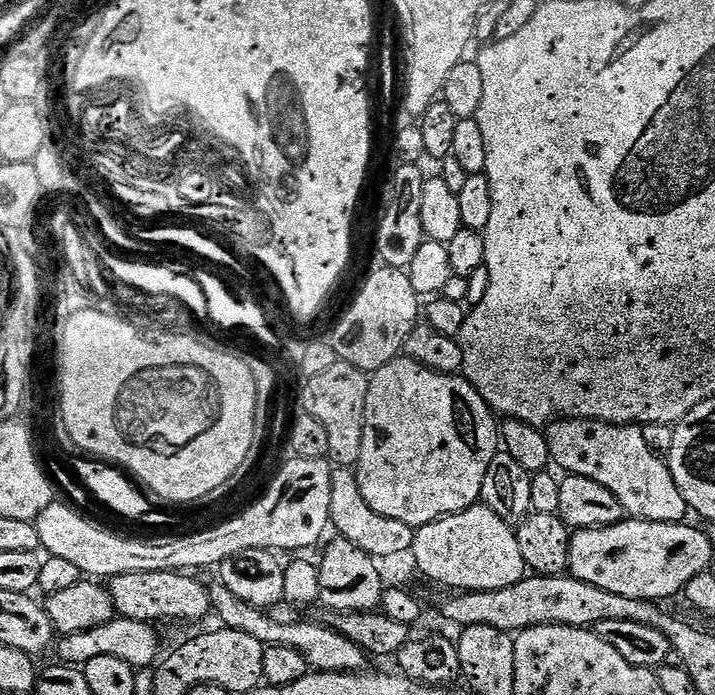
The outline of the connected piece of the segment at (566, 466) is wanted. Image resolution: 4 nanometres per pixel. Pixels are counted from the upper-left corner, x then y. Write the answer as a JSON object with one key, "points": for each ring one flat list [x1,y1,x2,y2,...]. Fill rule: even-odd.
{"points":[[557,418,547,425,548,449,552,455,551,463,561,468,561,473,570,476,590,478,598,486,606,486,618,502,622,502,625,513,634,520,650,522,670,522,679,524,689,515,690,509,678,482,670,474,665,457,646,446,644,428,635,424,607,424,601,420,578,420,575,418]]}

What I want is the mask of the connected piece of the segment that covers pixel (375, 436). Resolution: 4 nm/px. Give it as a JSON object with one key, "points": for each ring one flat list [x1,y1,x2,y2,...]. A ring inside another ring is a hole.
{"points":[[407,358,391,360,377,372,371,373,366,394,366,410,364,411,362,450,354,465,356,481,362,490,362,498,366,498,366,502,370,502,370,510,378,510,378,514,386,514,386,518,395,518,398,522,406,522,406,526,415,530,430,522,440,520,444,516,458,514,462,510,473,508,476,504,481,503,480,495,482,494,482,482,486,482,486,469,490,466,490,458,496,456,500,447,500,429,497,417,487,402,478,394,478,390,469,380,464,379,463,375,447,376]]}

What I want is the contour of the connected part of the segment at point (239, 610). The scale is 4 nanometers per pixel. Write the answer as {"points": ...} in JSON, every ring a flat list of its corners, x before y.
{"points":[[219,578,213,579,213,584,209,583,207,590,212,602,212,612,220,615,219,623,223,627,242,630,242,634,250,634,250,638,258,638,258,642,266,646,290,646,306,658,309,669,317,672,358,672,365,667,366,654,363,650,341,632,329,628,327,623,311,624,308,620,296,620,293,624,283,624,265,609,250,606,250,602,242,602,242,598,230,594,230,590]]}

